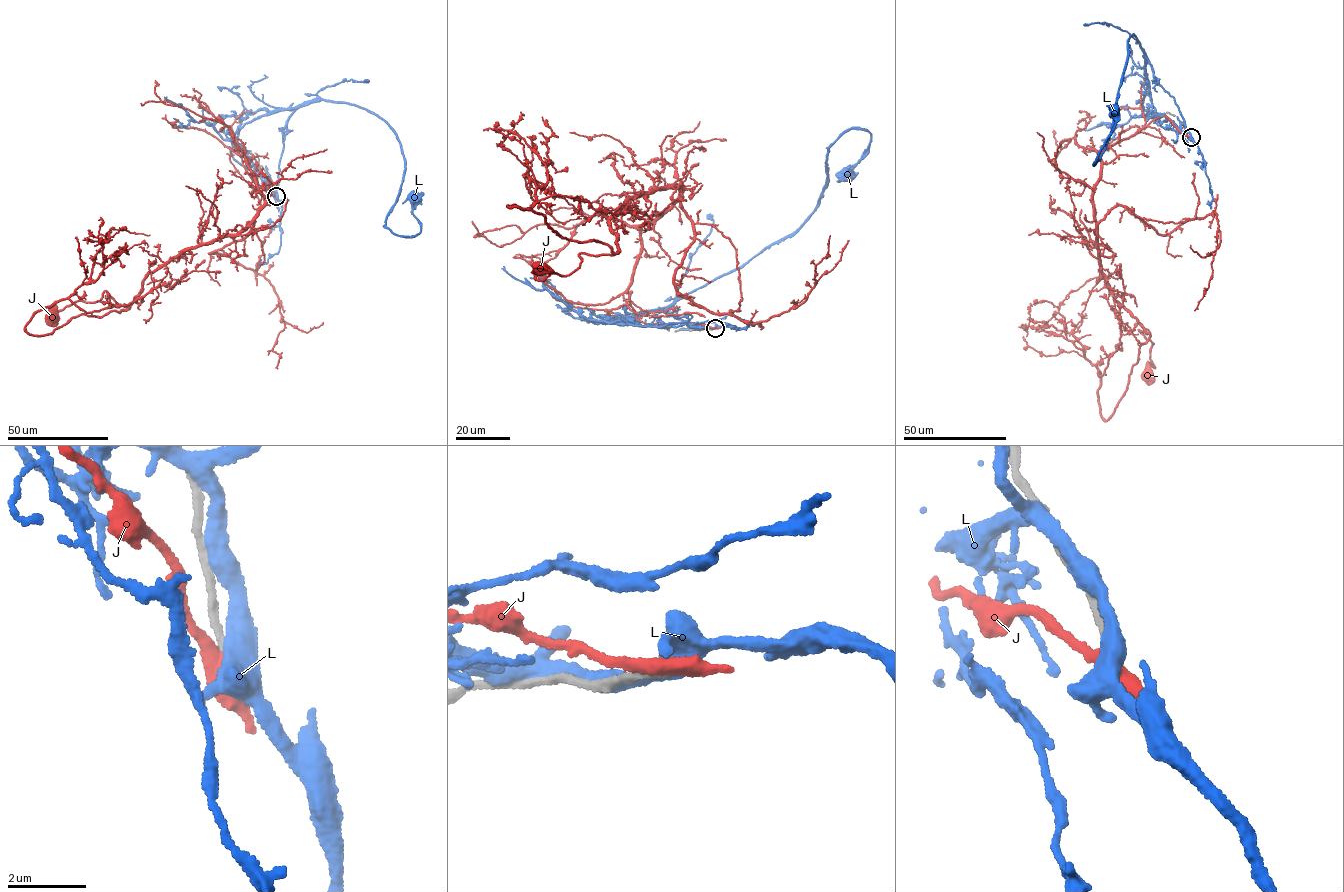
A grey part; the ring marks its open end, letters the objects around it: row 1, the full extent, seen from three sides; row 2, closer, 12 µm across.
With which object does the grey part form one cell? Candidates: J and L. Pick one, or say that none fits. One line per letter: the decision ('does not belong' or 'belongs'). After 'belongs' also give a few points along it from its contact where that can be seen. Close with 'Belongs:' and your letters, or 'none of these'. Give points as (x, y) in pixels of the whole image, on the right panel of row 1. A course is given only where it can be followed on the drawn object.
J: does not belong
L: does not belong
Belongs: none of these

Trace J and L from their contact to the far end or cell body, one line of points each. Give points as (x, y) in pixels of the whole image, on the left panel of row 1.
J: (276, 196), (238, 149), (264, 201), (256, 218), (149, 273), (130, 304), (106, 291), (54, 316)
L: (276, 196), (286, 120), (323, 100), (364, 109), (400, 143), (391, 232), (419, 232), (414, 197)

